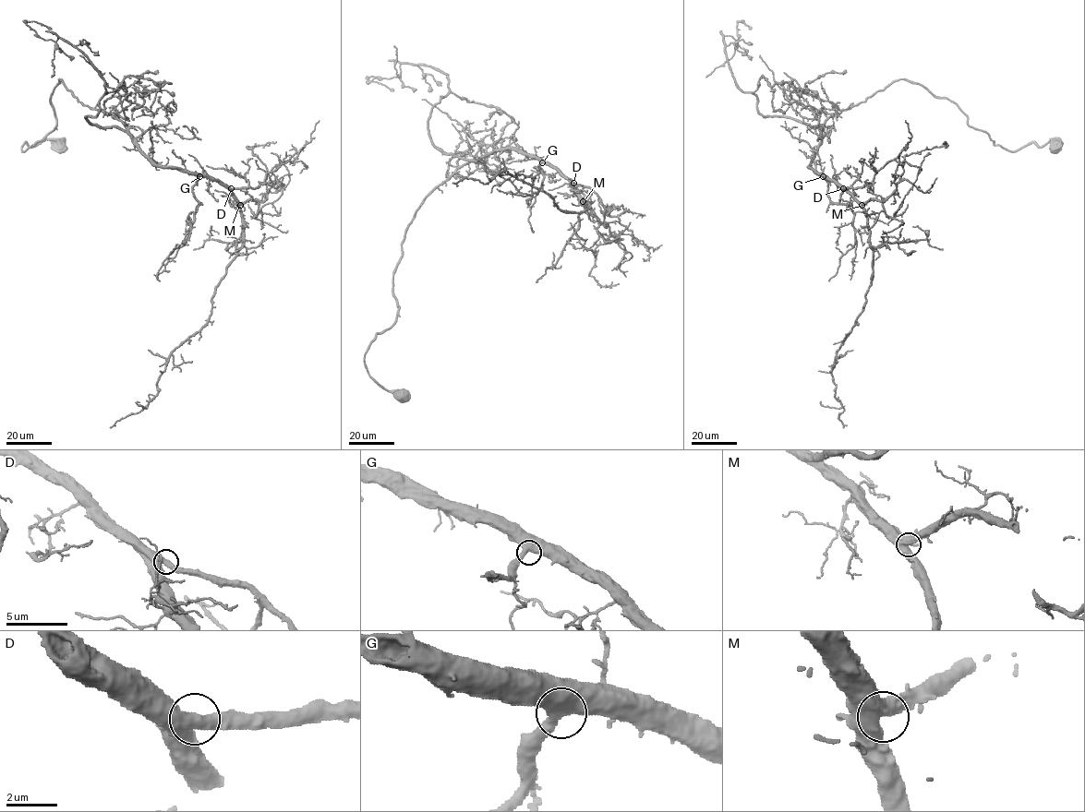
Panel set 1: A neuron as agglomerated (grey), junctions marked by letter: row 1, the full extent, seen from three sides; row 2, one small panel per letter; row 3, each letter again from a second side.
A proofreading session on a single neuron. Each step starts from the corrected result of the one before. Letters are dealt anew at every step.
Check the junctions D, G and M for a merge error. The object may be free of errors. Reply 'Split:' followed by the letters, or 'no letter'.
Split: no letter

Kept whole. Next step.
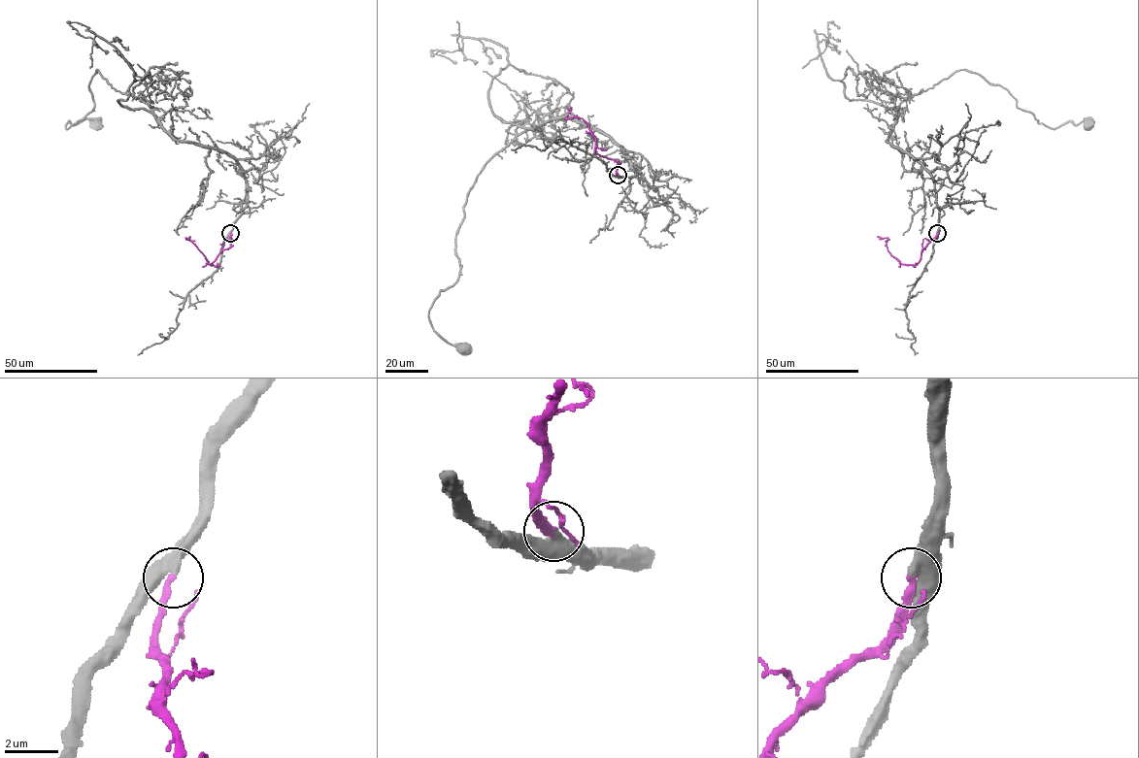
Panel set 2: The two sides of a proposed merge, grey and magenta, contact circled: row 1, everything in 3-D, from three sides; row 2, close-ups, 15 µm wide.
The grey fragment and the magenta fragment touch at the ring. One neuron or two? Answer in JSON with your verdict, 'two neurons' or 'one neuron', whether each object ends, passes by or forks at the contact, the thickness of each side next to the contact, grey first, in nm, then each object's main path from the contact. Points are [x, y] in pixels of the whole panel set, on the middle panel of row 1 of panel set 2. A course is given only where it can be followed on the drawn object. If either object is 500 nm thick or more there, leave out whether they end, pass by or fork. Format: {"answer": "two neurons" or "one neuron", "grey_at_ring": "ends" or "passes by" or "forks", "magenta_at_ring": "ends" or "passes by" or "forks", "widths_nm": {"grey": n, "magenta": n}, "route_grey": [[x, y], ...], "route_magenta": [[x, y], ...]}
{"answer": "one neuron", "grey_at_ring": "ends", "magenta_at_ring": "ends", "widths_nm": {"grey": 480, "magenta": 260}, "route_grey": [[618, 175], [636, 174], [626, 153], [564, 117], [488, 161], [455, 235], [457, 280], [428, 314], [464, 349]], "route_magenta": [[618, 175], [617, 162], [595, 152], [595, 137], [588, 124], [576, 116], [566, 118], [571, 107]]}

